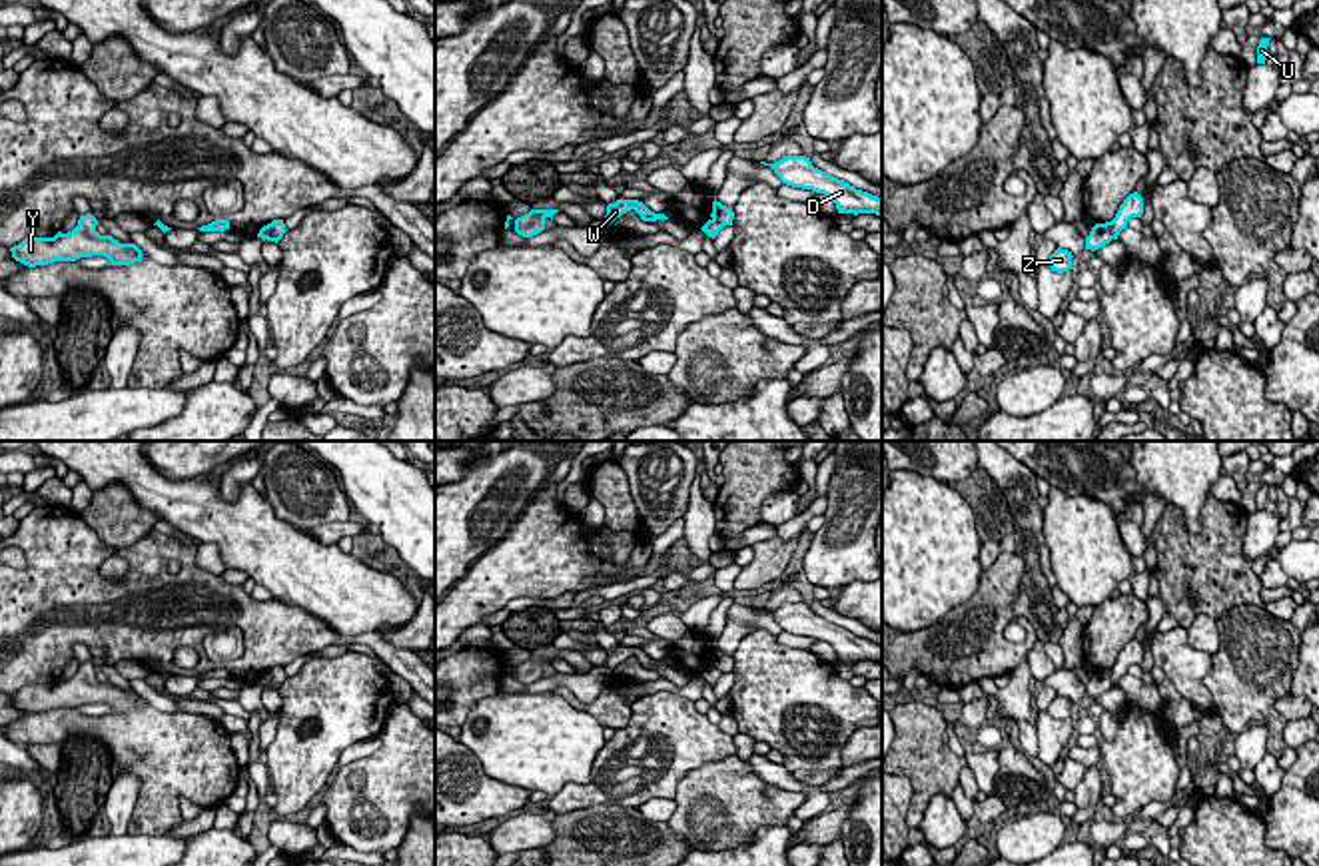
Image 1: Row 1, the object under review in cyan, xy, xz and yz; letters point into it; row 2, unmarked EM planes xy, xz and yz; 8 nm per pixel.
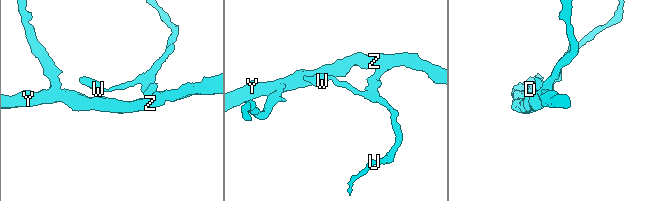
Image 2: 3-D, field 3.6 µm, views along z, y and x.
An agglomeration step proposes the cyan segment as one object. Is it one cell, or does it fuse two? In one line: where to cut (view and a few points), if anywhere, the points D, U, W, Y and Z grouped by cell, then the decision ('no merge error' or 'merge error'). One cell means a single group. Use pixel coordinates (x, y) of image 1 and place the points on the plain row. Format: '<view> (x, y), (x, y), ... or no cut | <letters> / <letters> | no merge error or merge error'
yz (1110, 669), (1114, 685) | D Y Z / U W | merge error

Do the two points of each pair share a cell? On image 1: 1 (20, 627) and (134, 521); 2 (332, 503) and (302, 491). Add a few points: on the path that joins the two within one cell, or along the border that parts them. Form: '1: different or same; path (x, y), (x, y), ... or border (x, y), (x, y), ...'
1: different; border (78, 515), (112, 547), (128, 547), (152, 531)
2: same; path (324, 501), (310, 495)

